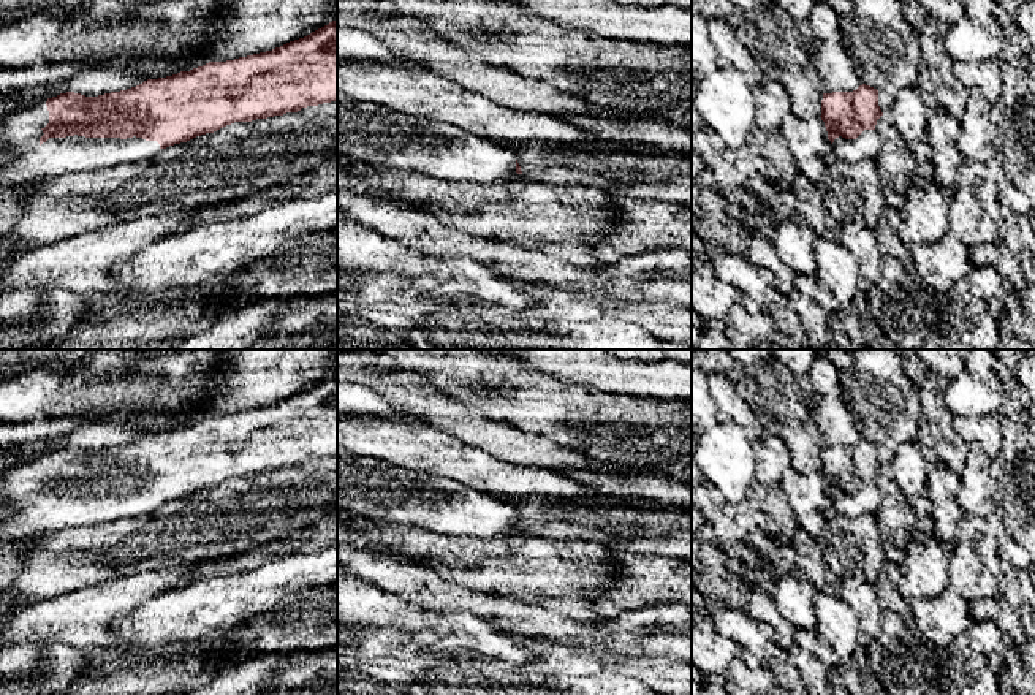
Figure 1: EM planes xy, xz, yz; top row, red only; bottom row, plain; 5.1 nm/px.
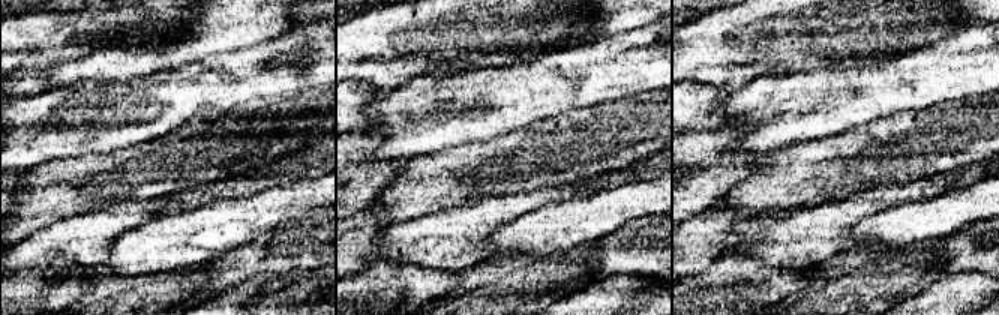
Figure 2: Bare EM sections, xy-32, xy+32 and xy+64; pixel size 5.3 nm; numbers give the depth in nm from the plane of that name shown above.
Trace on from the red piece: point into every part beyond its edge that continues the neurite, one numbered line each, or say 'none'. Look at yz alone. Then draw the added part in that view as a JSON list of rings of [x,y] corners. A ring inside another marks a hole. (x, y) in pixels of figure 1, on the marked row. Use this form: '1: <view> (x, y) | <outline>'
1: yz (866, 146) | [[[864,130],[856,139],[836,138],[832,142],[834,155],[848,163],[874,158],[881,147],[877,130]]]

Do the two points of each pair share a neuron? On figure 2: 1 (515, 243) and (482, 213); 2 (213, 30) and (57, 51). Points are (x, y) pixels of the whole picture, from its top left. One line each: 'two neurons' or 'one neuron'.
1: two neurons
2: two neurons

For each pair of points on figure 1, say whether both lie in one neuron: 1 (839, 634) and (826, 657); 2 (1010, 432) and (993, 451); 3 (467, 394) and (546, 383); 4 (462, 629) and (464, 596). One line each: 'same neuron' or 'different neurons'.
1: same neuron
2: different neurons
3: same neuron
4: different neurons

